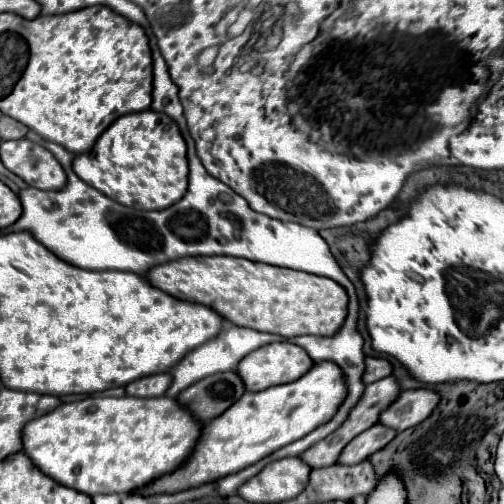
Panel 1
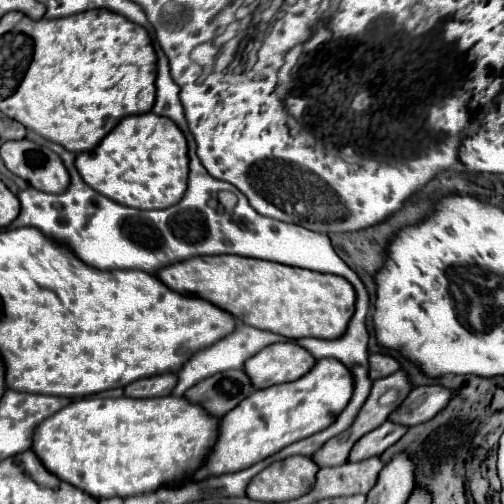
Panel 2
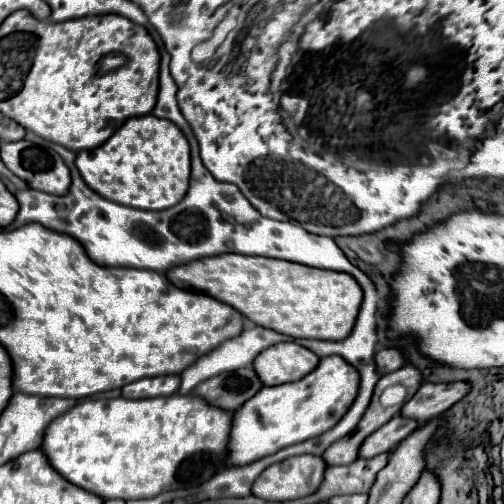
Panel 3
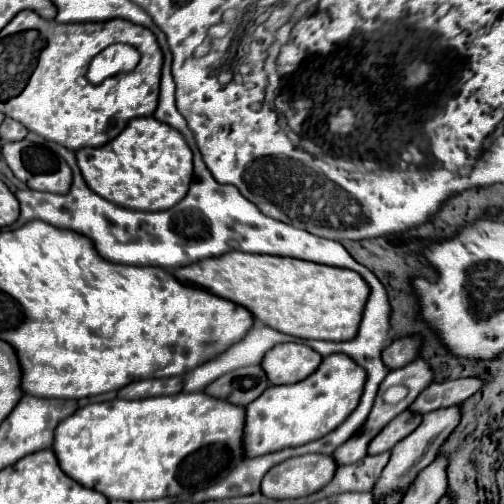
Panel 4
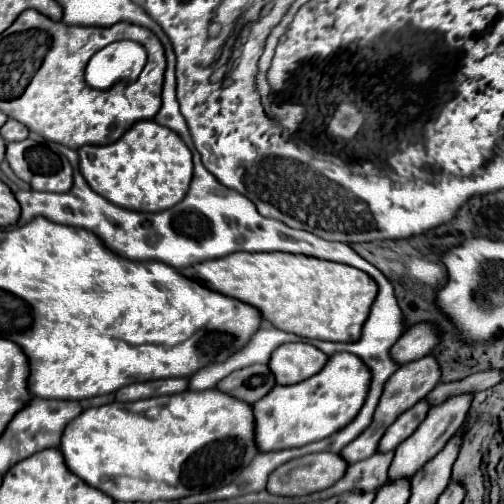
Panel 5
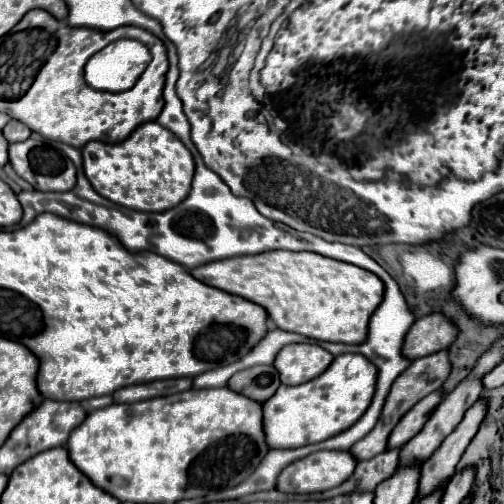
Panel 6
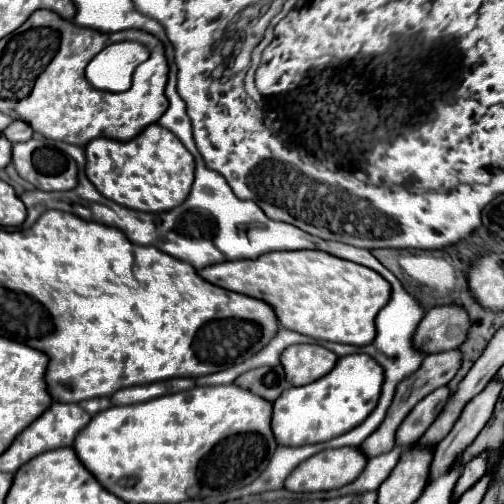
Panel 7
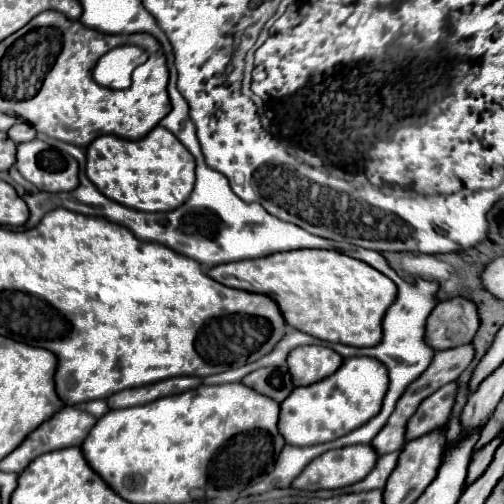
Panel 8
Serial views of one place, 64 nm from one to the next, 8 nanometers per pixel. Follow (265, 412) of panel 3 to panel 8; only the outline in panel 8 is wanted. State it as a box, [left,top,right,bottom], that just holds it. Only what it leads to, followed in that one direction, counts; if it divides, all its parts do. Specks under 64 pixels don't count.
[280,356,388,446]

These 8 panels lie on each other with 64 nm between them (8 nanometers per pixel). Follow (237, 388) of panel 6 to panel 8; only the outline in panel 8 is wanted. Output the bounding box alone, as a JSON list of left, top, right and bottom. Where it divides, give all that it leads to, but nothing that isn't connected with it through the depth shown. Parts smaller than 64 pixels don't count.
[242,366,294,402]

